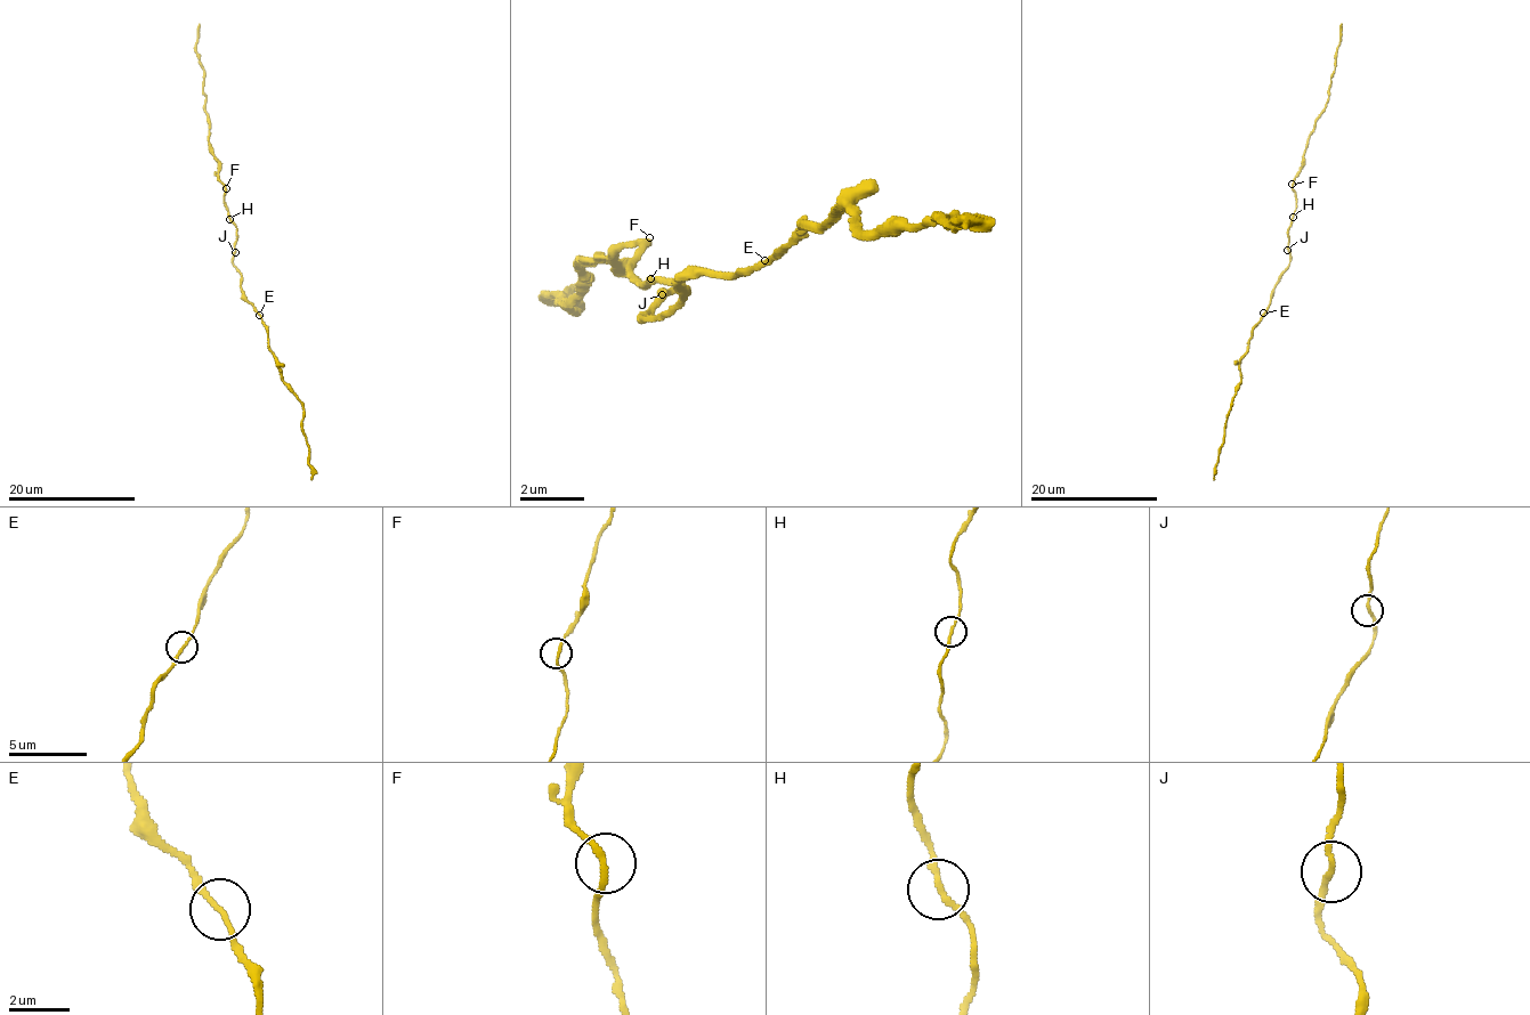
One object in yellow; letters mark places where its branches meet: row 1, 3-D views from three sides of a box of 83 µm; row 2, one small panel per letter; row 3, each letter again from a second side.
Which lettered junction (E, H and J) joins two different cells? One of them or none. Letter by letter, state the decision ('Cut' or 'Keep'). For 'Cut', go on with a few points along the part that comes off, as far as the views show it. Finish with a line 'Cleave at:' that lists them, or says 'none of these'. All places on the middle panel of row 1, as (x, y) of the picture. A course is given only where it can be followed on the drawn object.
E: Keep
H: Keep
J: Keep
Cleave at: none of these

